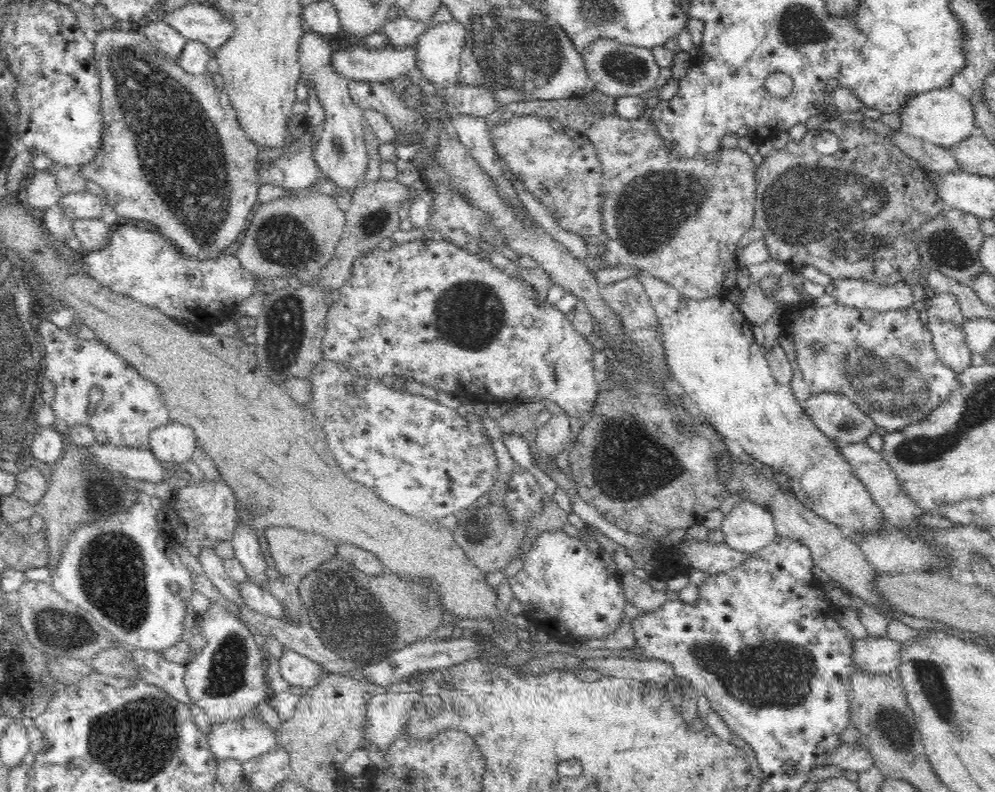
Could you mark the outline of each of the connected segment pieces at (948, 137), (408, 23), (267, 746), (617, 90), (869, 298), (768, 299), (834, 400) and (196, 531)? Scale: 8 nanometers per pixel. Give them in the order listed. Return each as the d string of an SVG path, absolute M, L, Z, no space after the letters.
M951 87L910 96L898 113L902 121L901 132L949 150L954 144L962 142L964 138L979 133L971 99L966 99Z
M404 16L397 17L391 21L386 20L380 33L384 33L389 39L389 48L403 49L414 45L416 40L427 30L426 22Z
M256 715L212 725L211 733L206 736L216 760L236 759L243 763L280 745L275 731Z
M598 38L580 54L596 90L606 96L638 96L656 88L660 66L648 48L620 44L611 38Z
M854 278L831 279L825 293L834 296L835 302L860 311L889 312L910 308L914 304L911 286L904 281L891 285Z
M752 283L741 291L738 308L752 326L758 325L763 328L777 310L778 302L772 299L772 295L764 293L759 284Z
M821 392L800 402L803 410L837 446L865 443L870 434L878 430L868 413L856 402L840 393Z
M192 477L185 483L177 483L176 494L166 506L169 523L175 533L174 544L180 544L192 554L200 556L202 548L214 548L218 542L231 540L237 527L237 498L234 491L221 480L200 481Z

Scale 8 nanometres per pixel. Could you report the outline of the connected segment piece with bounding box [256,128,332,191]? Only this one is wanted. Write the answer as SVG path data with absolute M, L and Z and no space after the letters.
M311 129L302 138L290 139L283 155L276 160L258 158L259 182L261 185L276 183L286 191L313 187L317 181L330 181L318 167L311 147Z

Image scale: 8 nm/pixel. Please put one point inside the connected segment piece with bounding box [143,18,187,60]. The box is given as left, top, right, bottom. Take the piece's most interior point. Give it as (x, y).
(166, 39)

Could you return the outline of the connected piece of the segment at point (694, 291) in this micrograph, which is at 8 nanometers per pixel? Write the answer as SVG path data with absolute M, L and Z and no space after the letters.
M617 114L603 116L597 120L592 126L583 132L585 138L592 141L592 146L596 149L596 155L602 163L603 176L605 178L604 207L602 208L603 232L610 237L607 244L603 244L601 253L607 266L622 266L623 264L632 265L636 270L646 271L654 275L657 279L664 279L666 283L676 287L684 297L696 300L706 300L714 297L725 298L732 292L732 288L737 288L736 276L740 270L737 252L738 244L742 240L742 236L747 235L748 230L753 227L755 220L755 195L757 190L756 181L756 164L752 161L750 154L736 149L720 148L716 152L699 154L693 157L680 157L678 153L672 153L670 143L666 139L662 139L656 131L656 123L650 117L640 117L634 120L628 120L618 116Z

